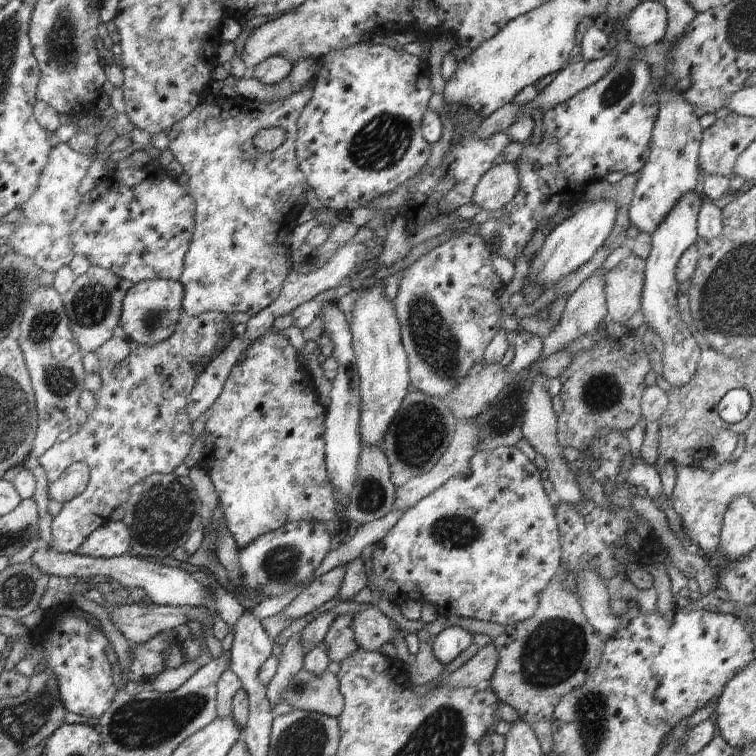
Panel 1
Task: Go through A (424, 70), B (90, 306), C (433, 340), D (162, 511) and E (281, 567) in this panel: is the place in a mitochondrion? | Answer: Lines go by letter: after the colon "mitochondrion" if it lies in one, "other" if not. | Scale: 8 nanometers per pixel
A: other
B: mitochondrion
C: mitochondrion
D: mitochondrion
E: mitochondrion

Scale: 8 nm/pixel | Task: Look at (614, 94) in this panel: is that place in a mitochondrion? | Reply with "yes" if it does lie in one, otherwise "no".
yes

